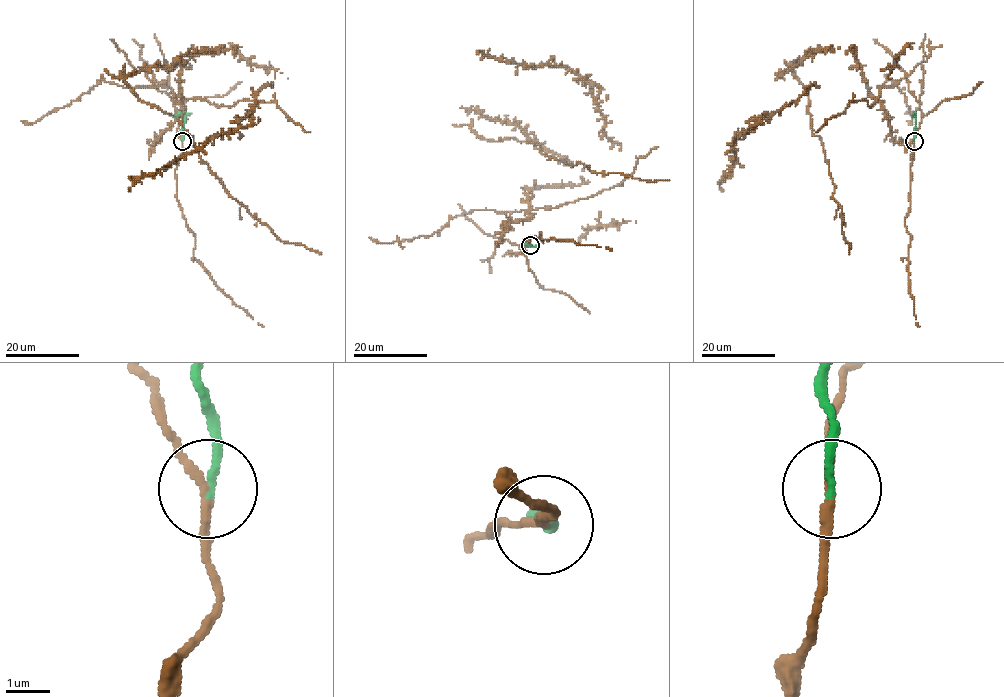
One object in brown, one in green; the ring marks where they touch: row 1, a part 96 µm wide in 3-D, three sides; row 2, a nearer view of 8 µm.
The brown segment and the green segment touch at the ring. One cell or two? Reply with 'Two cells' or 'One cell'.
Two cells

